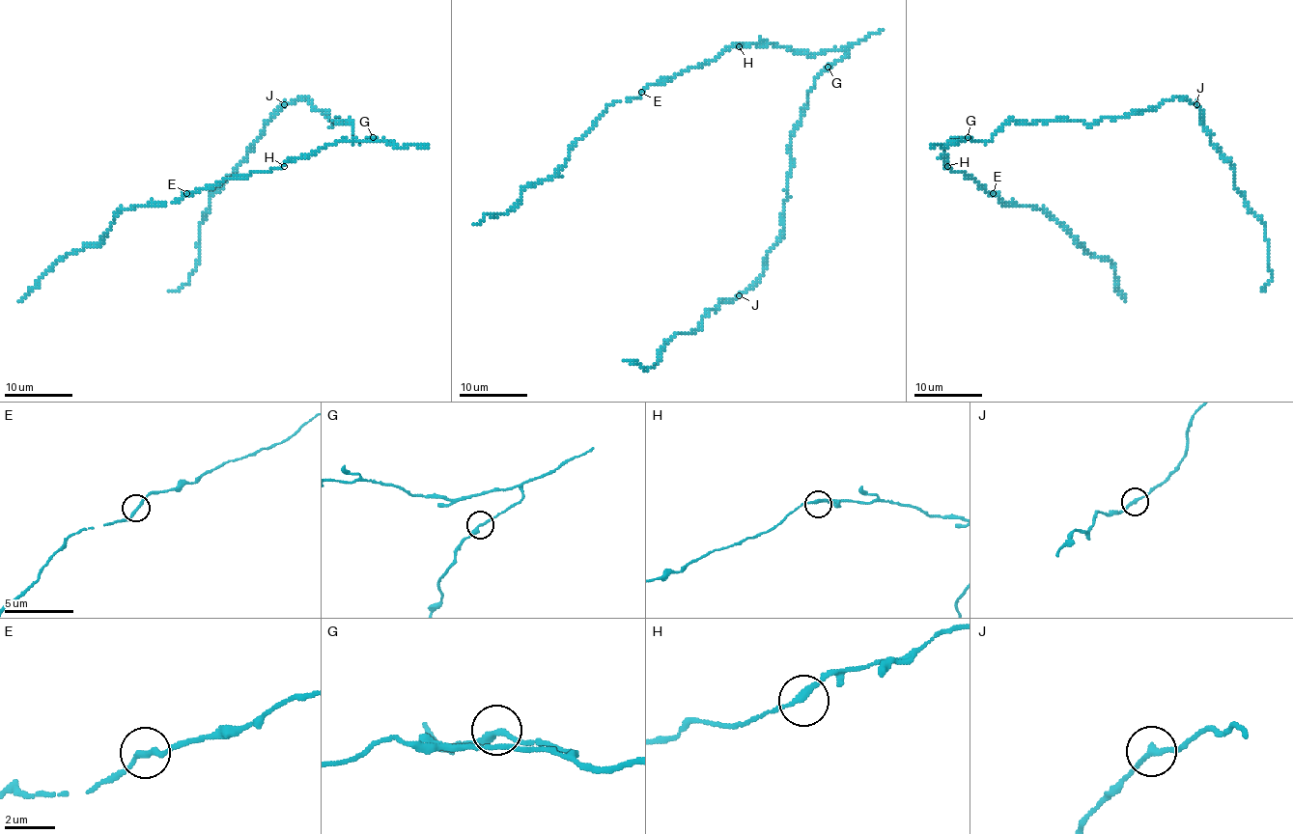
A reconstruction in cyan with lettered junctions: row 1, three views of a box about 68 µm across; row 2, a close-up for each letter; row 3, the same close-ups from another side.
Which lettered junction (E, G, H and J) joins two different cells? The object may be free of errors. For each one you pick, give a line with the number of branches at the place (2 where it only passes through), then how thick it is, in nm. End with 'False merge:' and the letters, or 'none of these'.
False merge: none of these

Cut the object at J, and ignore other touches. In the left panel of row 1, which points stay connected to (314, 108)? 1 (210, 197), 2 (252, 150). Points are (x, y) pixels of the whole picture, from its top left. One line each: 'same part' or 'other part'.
1: other part
2: other part

